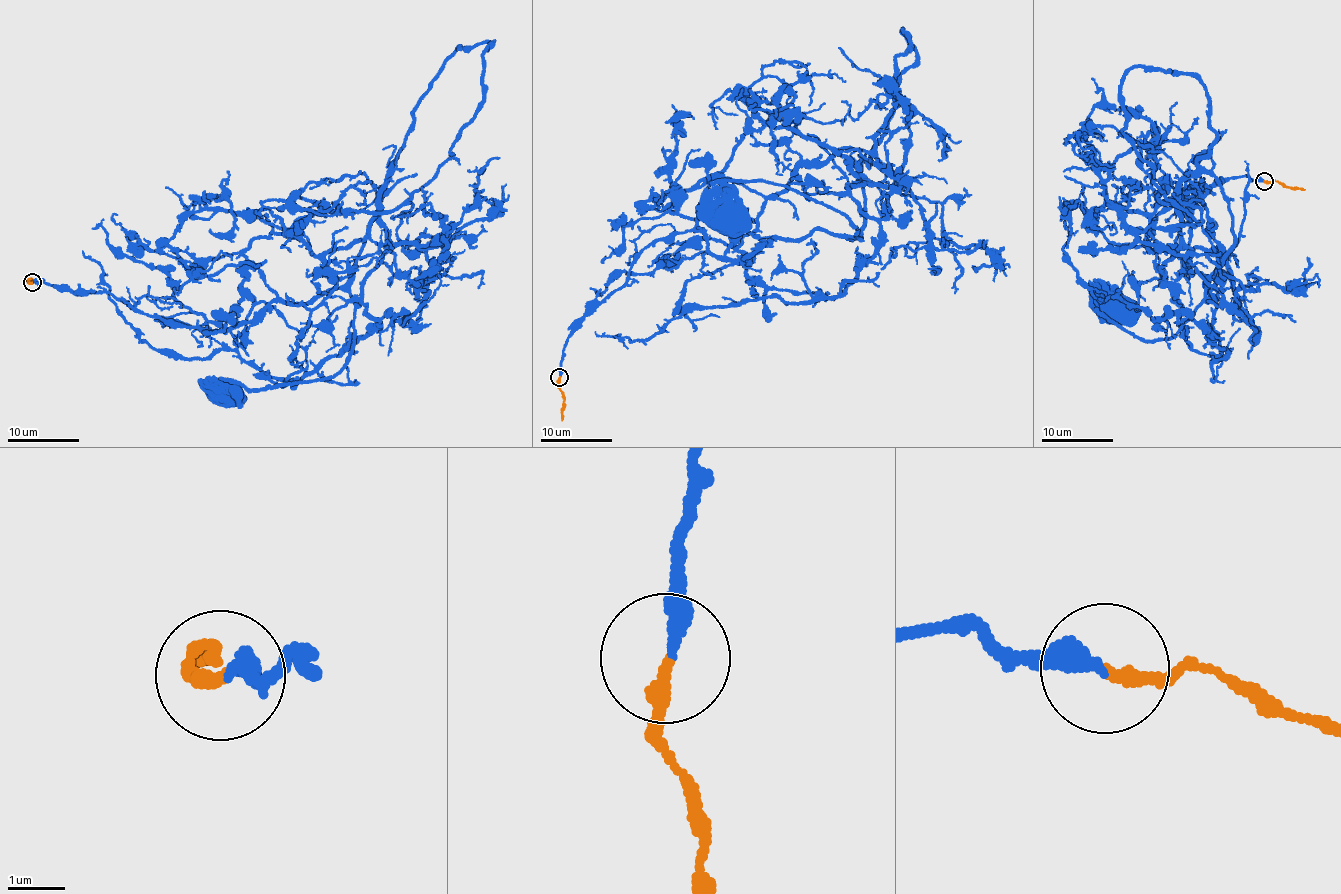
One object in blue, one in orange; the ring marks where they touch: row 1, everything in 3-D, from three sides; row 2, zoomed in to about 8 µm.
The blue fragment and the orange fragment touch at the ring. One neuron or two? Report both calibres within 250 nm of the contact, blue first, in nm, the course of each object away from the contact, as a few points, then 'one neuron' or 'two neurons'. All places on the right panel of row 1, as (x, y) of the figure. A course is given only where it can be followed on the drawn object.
280 nm thick on the blue side, 240 nm on the other; blue runs (1264, 181), (1221, 182), (1154, 219), (1149, 245), (1205, 280), (1178, 333), (1146, 341), (1090, 298), (1121, 311); orange runs (1264, 180), (1304, 189); one neuron

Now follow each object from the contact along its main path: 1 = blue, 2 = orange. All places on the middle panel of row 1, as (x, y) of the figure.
1: (560, 377), (574, 328), (651, 243), (699, 230), (731, 259), (856, 237), (774, 183), (731, 182), (727, 221)
2: (559, 377), (557, 388), (563, 396), (561, 420)

